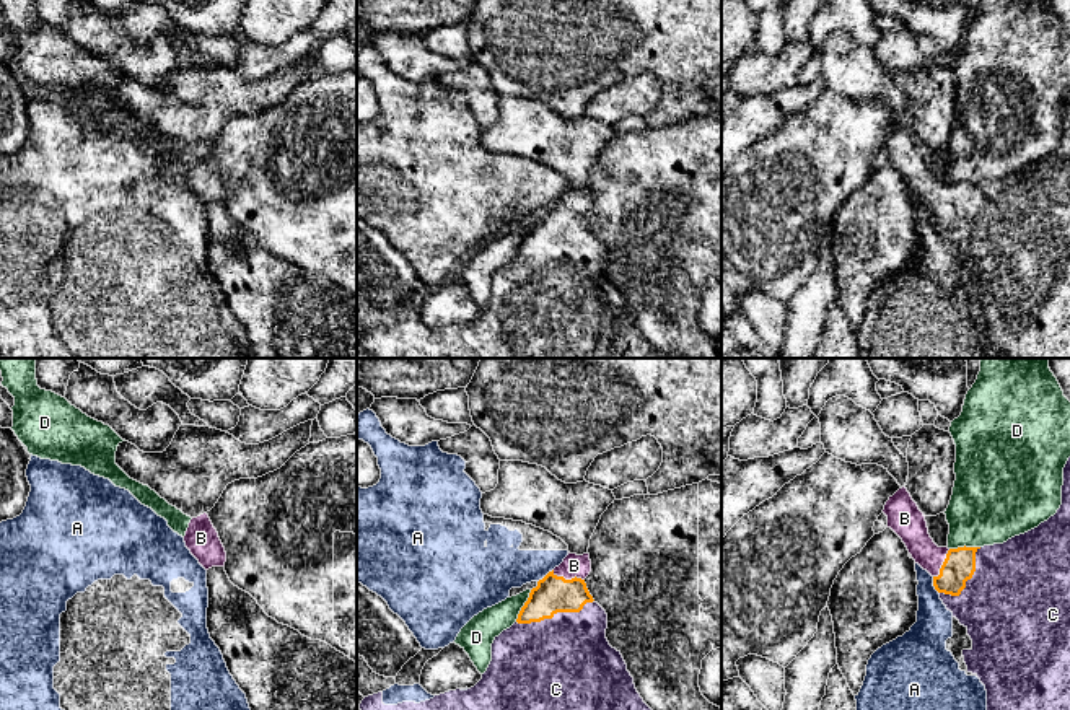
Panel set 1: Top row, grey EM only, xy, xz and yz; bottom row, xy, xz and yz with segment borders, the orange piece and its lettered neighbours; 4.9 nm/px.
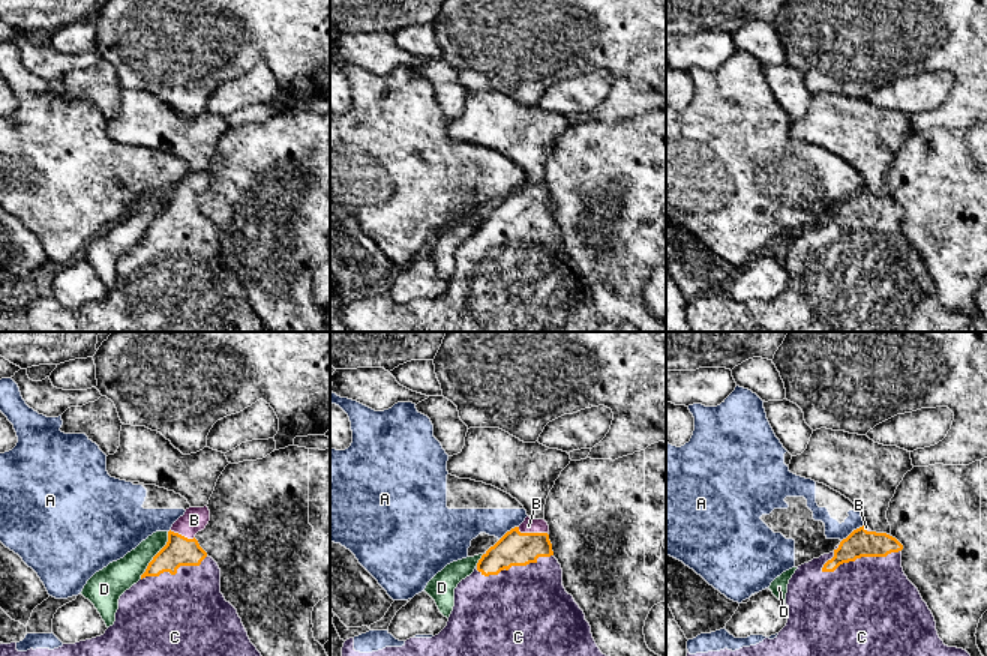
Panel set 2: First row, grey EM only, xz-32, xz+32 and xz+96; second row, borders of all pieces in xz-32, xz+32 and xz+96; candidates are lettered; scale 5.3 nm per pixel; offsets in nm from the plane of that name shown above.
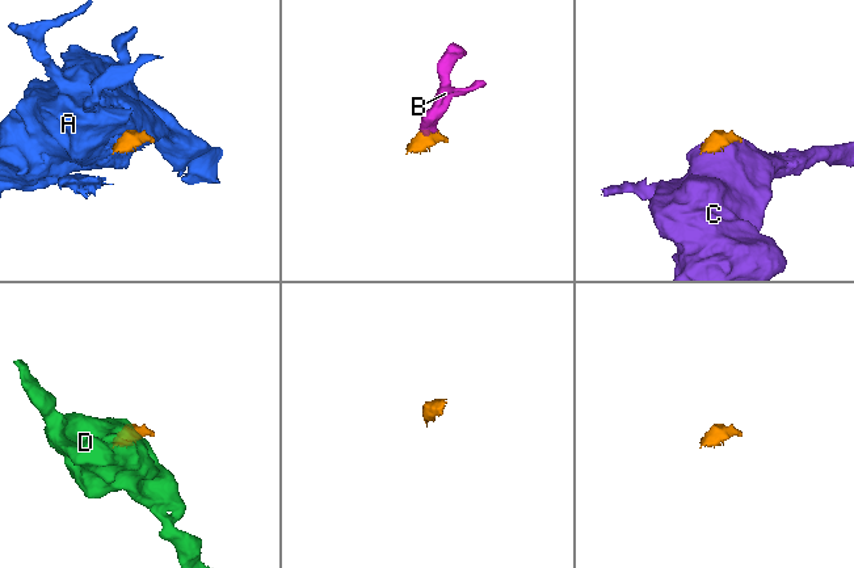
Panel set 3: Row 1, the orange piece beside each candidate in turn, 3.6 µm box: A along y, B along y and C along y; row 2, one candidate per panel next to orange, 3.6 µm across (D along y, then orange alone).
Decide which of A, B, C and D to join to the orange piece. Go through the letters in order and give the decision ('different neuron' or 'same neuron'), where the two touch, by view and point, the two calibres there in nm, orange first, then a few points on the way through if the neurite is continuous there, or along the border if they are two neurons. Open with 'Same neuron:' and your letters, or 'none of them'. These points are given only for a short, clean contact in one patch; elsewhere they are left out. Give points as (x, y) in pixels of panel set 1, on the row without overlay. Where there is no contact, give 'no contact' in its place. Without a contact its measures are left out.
Same neuron: B, C
A: different neuron; meets orange in yz at (934, 220); 160 nm thick on the orange side, 180 nm on the other; border along yz (932, 212), (932, 220), (938, 228)
B: same neuron; meets orange in xz at (569, 215); 180 nm thick on the orange side, 110 nm on the other; runs through xz (552, 230), (569, 215), (574, 201)
C: same neuron; meets orange in xz at (554, 248); 180 nm thick on the orange side, 460 nm on the other
D: different neuron; meets orange in xz at (523, 241); 180 nm thick on the orange side, 160 nm on the other; border along xz (531, 225), (515, 256)

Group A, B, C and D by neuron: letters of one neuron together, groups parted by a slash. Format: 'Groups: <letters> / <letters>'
Groups: A / B C / D

